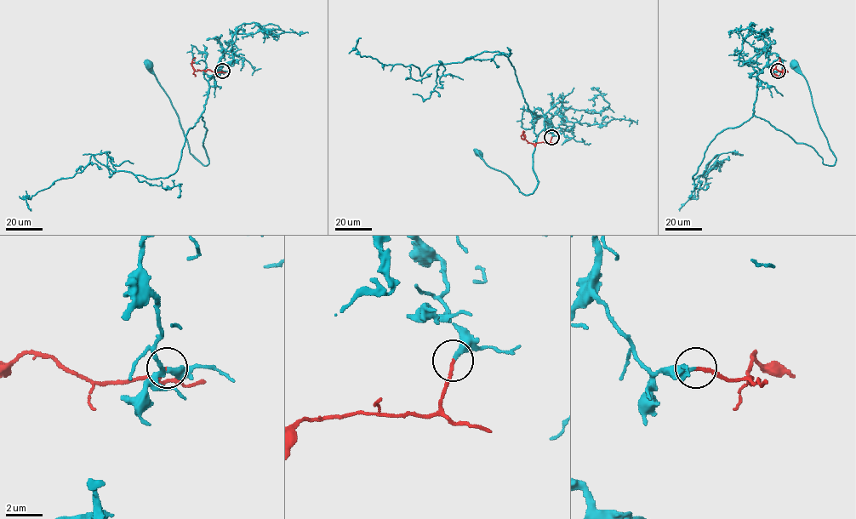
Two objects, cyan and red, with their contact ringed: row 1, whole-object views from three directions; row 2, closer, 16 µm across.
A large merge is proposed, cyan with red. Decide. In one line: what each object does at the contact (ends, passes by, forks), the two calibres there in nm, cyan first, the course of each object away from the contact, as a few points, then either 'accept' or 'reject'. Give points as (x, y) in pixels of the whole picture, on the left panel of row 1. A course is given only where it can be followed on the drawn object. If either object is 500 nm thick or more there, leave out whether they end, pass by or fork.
cyan ends | red ends | 320/180 nm | cyan via (222, 71), (219, 64), (208, 81), (202, 116), (208, 163), (203, 166), (190, 152), (176, 112), (148, 64) | red via (221, 71), (196, 71), (193, 69), (196, 76) | accept

